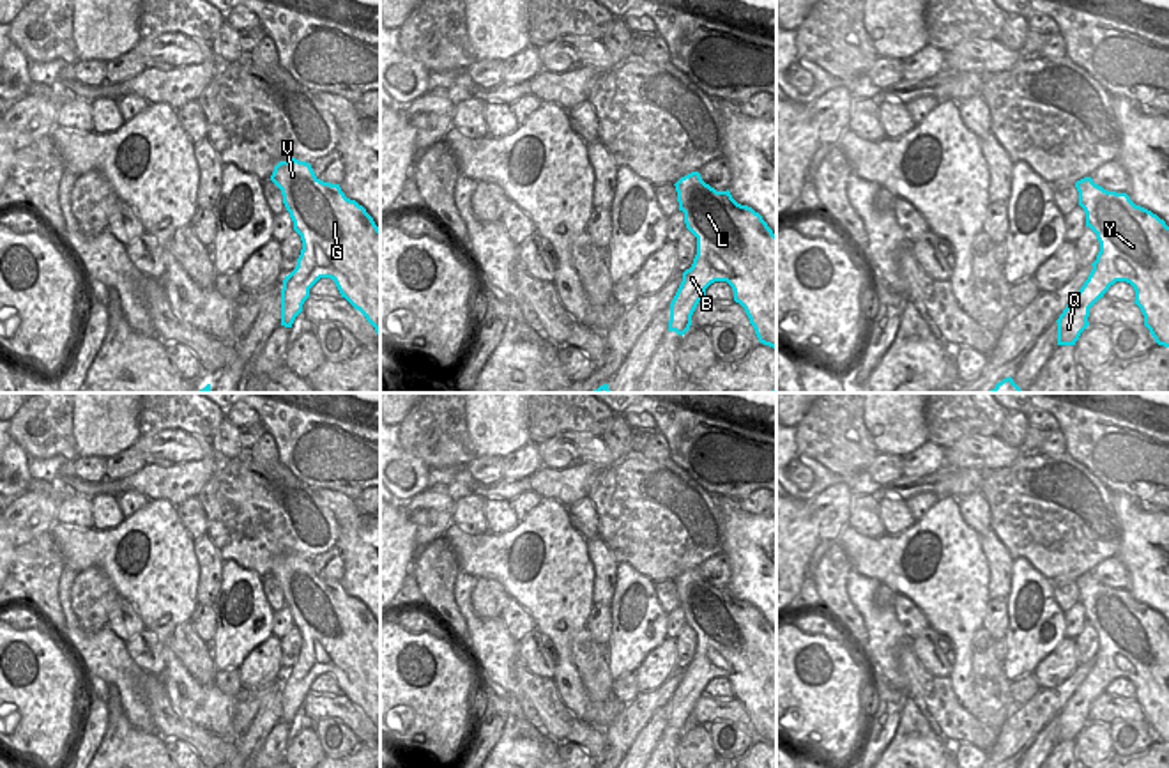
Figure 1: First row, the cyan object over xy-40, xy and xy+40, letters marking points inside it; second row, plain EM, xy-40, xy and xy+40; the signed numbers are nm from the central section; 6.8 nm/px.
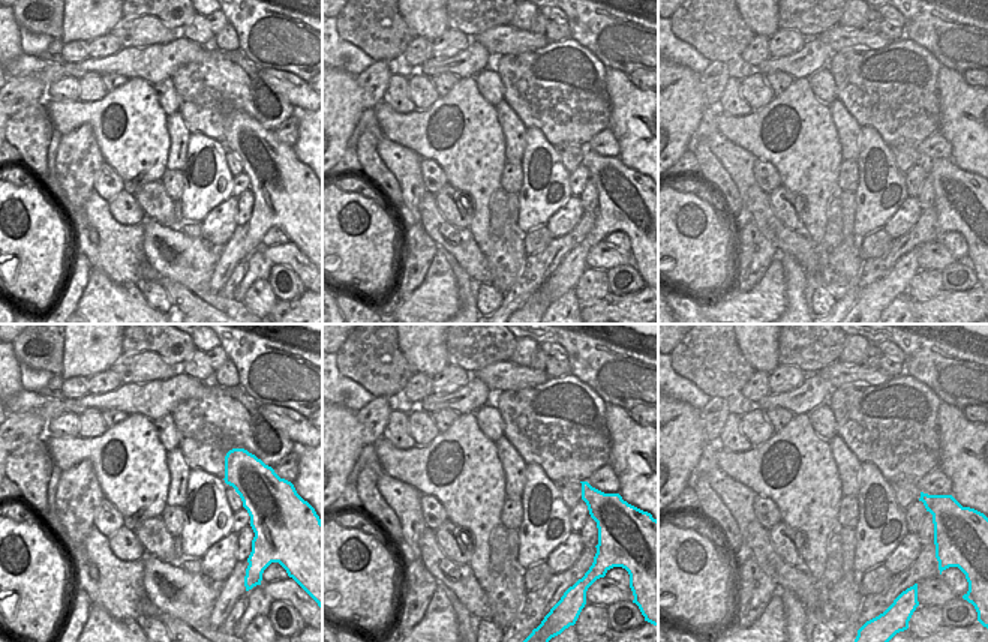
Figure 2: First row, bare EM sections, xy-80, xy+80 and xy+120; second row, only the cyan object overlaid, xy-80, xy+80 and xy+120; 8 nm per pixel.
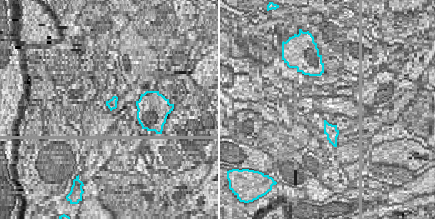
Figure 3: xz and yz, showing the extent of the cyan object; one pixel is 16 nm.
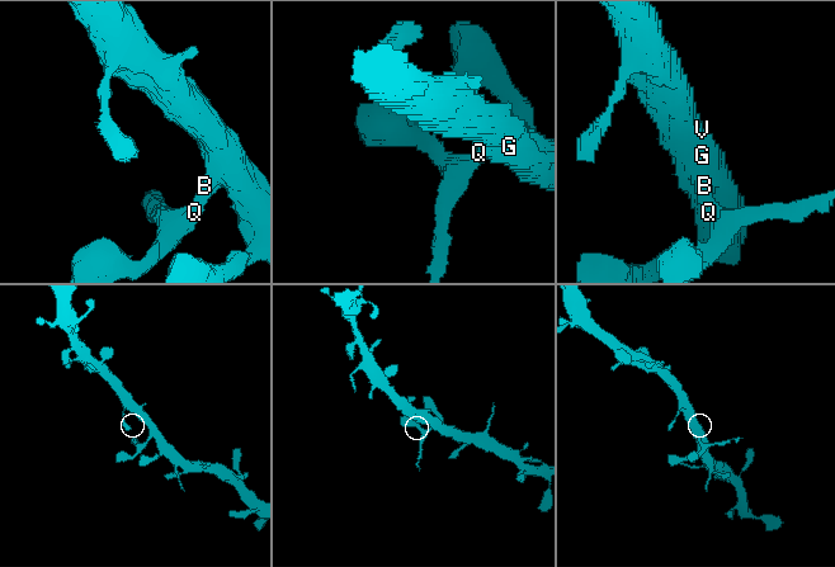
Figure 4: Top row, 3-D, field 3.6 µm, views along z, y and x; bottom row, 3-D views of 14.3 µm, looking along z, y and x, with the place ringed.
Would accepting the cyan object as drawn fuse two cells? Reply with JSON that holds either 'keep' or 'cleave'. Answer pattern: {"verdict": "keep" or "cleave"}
{"verdict": "cleave"}

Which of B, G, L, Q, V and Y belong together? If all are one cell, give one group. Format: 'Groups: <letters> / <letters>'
Groups: B G L V Y / Q

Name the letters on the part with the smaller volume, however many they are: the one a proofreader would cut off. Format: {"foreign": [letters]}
{"foreign": ["Q"]}

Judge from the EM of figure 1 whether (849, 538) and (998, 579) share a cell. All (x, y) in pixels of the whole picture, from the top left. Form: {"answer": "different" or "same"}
{"answer": "different"}

